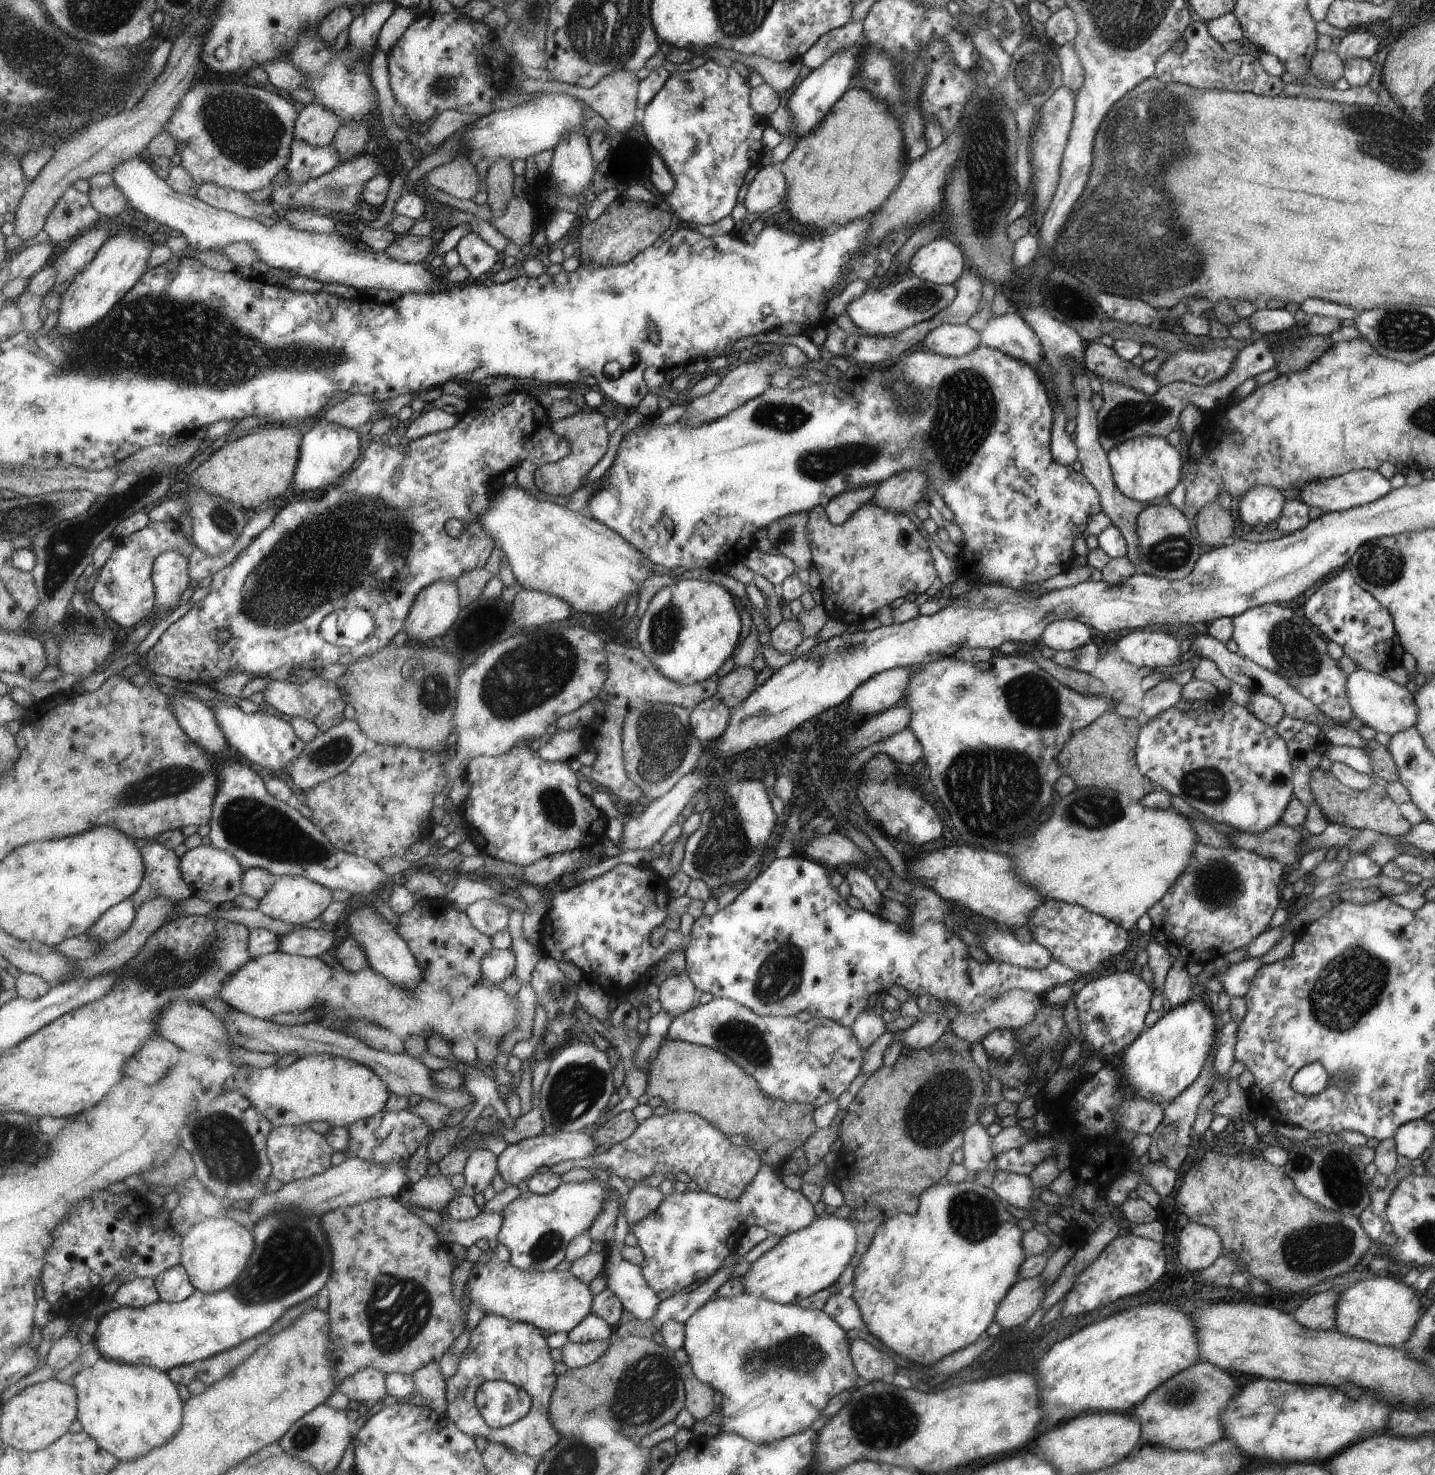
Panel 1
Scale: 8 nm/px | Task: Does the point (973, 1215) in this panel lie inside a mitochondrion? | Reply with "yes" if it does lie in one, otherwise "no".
yes

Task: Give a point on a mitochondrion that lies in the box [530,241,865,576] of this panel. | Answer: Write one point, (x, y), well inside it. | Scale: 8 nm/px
(780, 416)

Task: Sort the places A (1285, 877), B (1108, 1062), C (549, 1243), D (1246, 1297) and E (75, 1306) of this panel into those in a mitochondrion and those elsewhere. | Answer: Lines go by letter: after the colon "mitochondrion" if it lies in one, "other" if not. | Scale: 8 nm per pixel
A: other
B: other
C: mitochondrion
D: other
E: other

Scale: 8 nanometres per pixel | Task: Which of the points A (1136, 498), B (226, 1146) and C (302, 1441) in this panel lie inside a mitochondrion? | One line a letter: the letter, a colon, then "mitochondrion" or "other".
A: other
B: mitochondrion
C: mitochondrion

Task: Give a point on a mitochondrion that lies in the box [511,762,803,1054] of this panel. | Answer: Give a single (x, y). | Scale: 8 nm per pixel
(724, 846)

